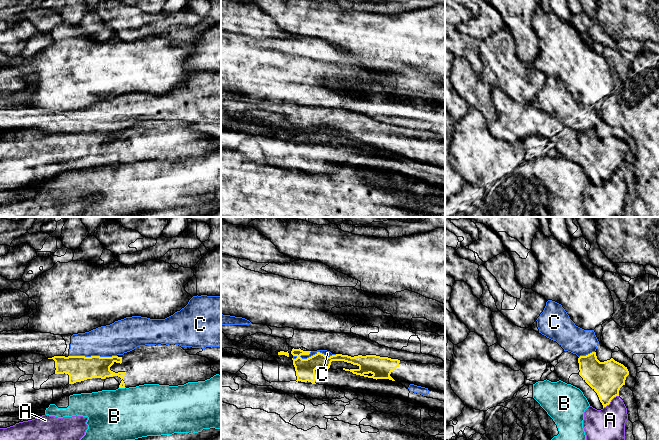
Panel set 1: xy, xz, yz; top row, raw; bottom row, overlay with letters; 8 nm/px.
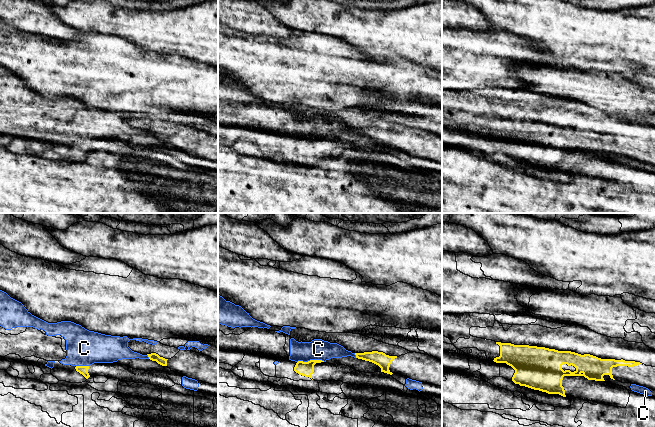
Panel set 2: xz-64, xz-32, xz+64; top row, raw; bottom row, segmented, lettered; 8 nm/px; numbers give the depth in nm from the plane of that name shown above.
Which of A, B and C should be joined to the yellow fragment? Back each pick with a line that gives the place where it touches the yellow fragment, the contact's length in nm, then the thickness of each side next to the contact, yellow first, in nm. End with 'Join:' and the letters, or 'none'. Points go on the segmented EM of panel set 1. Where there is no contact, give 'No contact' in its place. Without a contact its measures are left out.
Join: none

